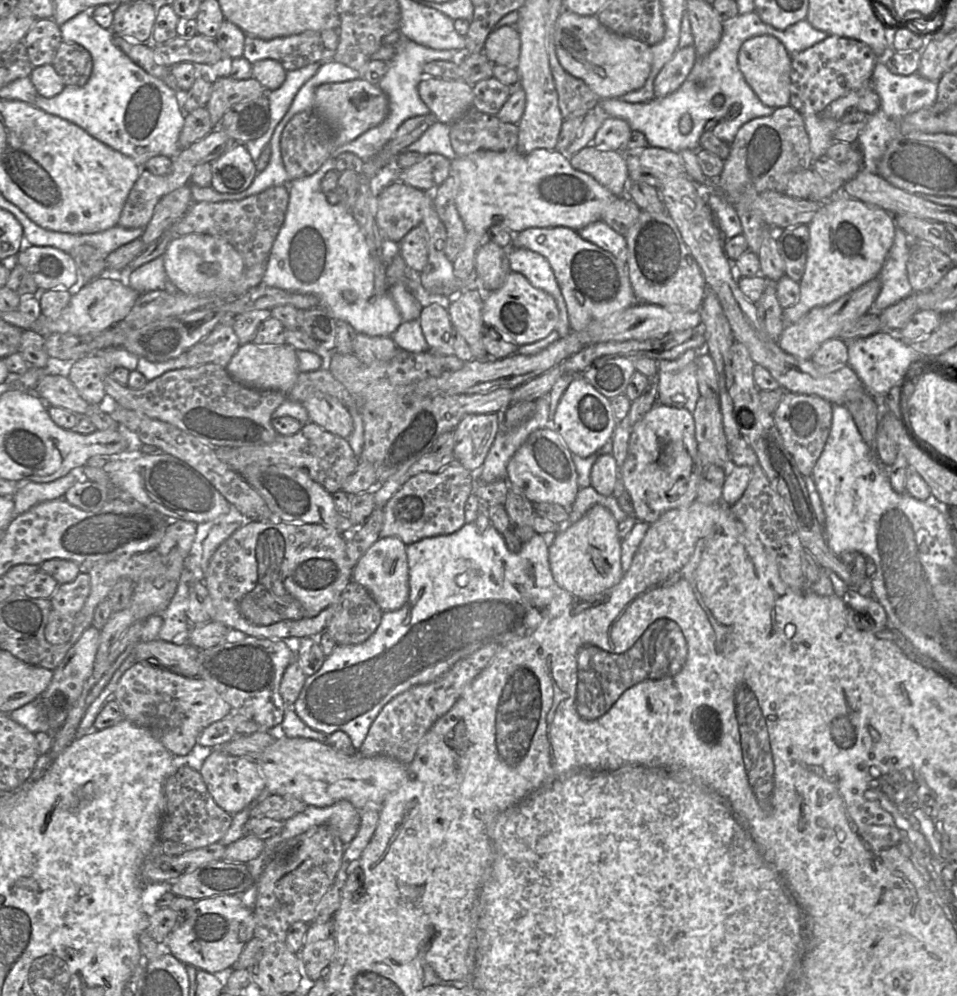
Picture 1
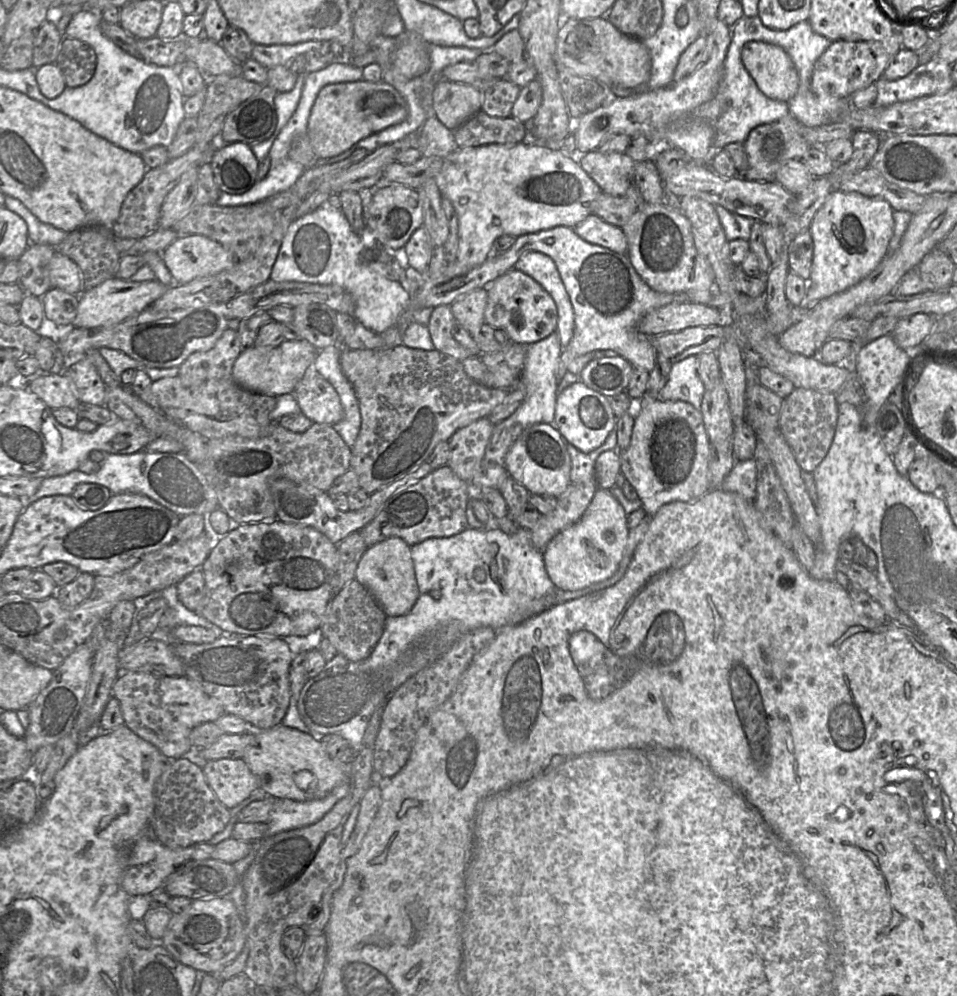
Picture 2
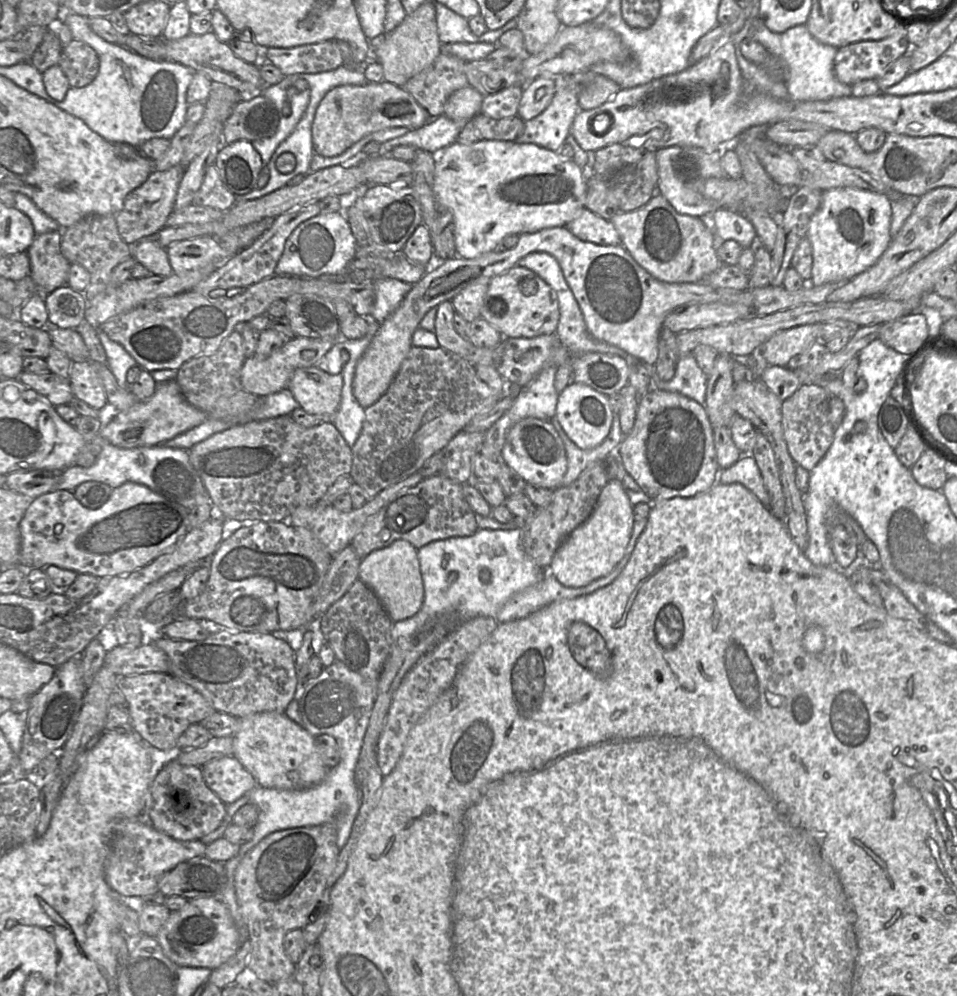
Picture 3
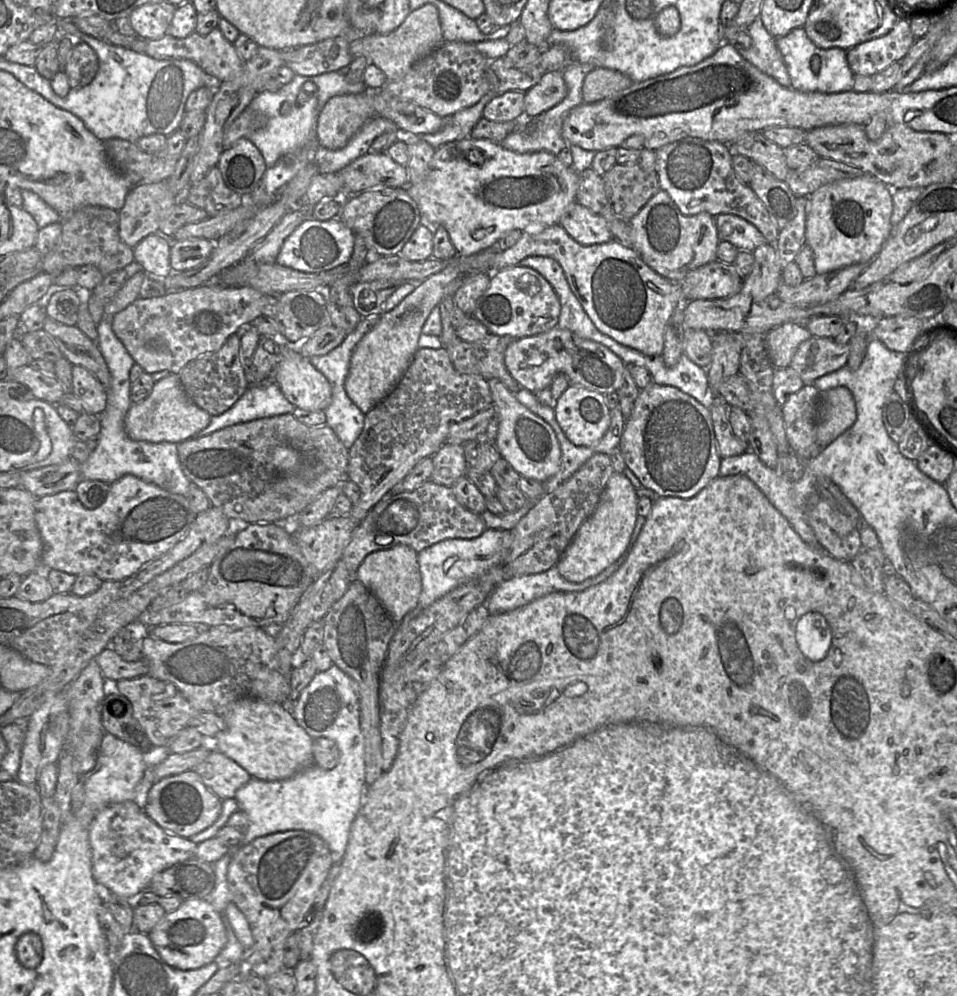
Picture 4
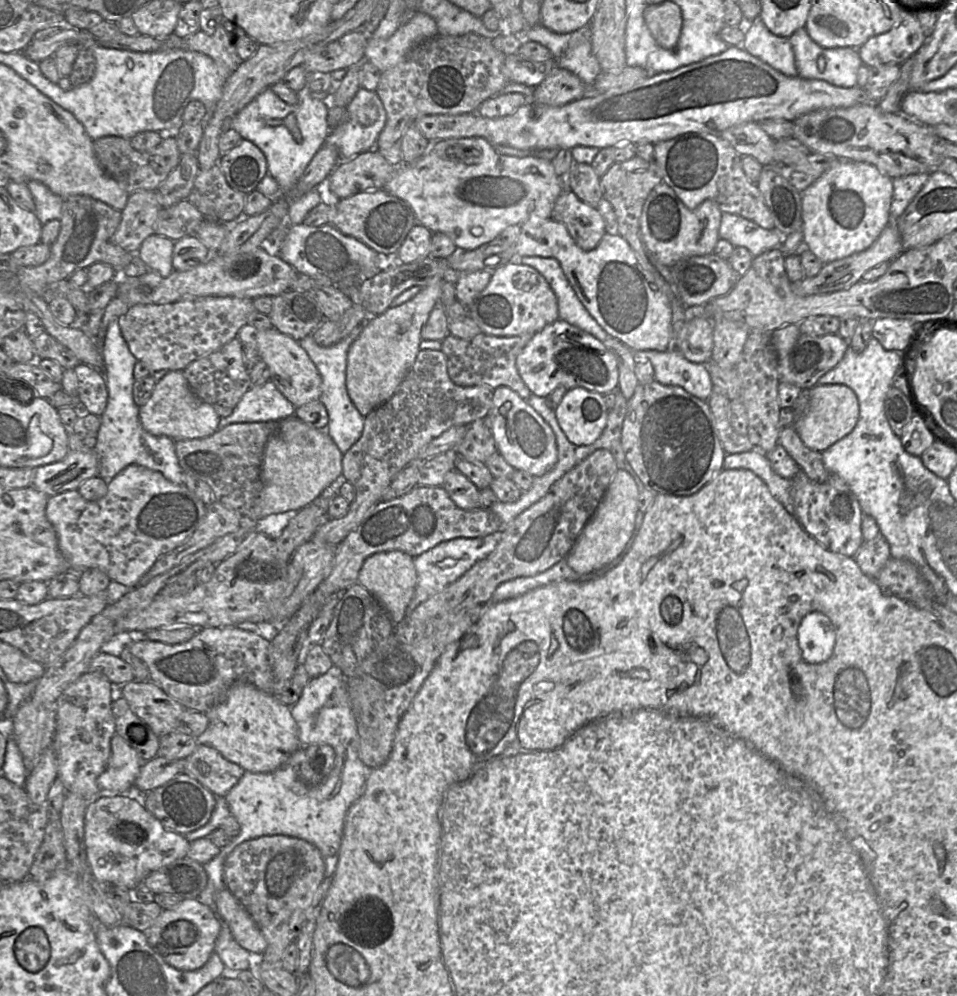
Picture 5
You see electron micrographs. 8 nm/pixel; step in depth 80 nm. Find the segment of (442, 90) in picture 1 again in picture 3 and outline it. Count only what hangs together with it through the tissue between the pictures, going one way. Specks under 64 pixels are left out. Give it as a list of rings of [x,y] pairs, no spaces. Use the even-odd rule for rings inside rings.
[[[466,86],[454,91],[444,105],[443,115],[454,121],[468,121],[481,112],[483,95]]]

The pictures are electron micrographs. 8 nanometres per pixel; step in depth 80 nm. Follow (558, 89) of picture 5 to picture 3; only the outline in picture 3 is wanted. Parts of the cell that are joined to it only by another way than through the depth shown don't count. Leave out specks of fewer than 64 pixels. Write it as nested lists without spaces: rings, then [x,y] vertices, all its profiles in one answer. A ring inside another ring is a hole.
[[[538,77],[523,87],[517,116],[523,121],[530,120],[542,113],[551,103],[555,91],[554,78]]]

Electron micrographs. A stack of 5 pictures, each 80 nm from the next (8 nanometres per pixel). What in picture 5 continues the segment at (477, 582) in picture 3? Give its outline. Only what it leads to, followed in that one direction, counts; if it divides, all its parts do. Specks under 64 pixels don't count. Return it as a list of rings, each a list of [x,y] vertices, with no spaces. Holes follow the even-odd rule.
[[[496,531],[485,537],[454,538],[441,542],[415,557],[414,564],[417,572],[417,586],[406,609],[406,615],[410,614],[421,603],[455,582],[478,561],[486,558],[496,548],[502,538],[502,534],[502,531]]]

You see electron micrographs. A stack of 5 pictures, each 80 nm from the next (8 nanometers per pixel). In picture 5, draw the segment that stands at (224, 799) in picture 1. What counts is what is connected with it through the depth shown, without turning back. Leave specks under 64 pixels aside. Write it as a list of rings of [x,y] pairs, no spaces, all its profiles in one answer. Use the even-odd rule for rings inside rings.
[[[199,742],[194,752],[186,758],[184,773],[216,797],[225,797],[242,778],[245,770],[227,760],[212,746]]]

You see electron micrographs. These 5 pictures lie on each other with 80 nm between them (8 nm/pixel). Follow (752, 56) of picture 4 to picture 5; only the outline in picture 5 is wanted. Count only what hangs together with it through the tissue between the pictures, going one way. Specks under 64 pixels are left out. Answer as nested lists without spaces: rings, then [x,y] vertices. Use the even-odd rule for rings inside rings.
[[[761,20],[747,23],[742,48],[782,74],[797,76],[795,56],[789,39],[772,34]]]

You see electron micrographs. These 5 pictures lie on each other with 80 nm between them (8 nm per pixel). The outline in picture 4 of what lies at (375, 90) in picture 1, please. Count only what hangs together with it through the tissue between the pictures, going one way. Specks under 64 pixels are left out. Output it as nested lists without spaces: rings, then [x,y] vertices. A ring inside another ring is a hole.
[[[366,90],[356,94],[334,96],[326,102],[317,119],[316,139],[318,145],[329,150],[343,148],[363,124],[375,116],[381,116],[394,122],[405,135],[435,133],[446,122],[446,119],[409,100],[391,95],[385,91]]]

